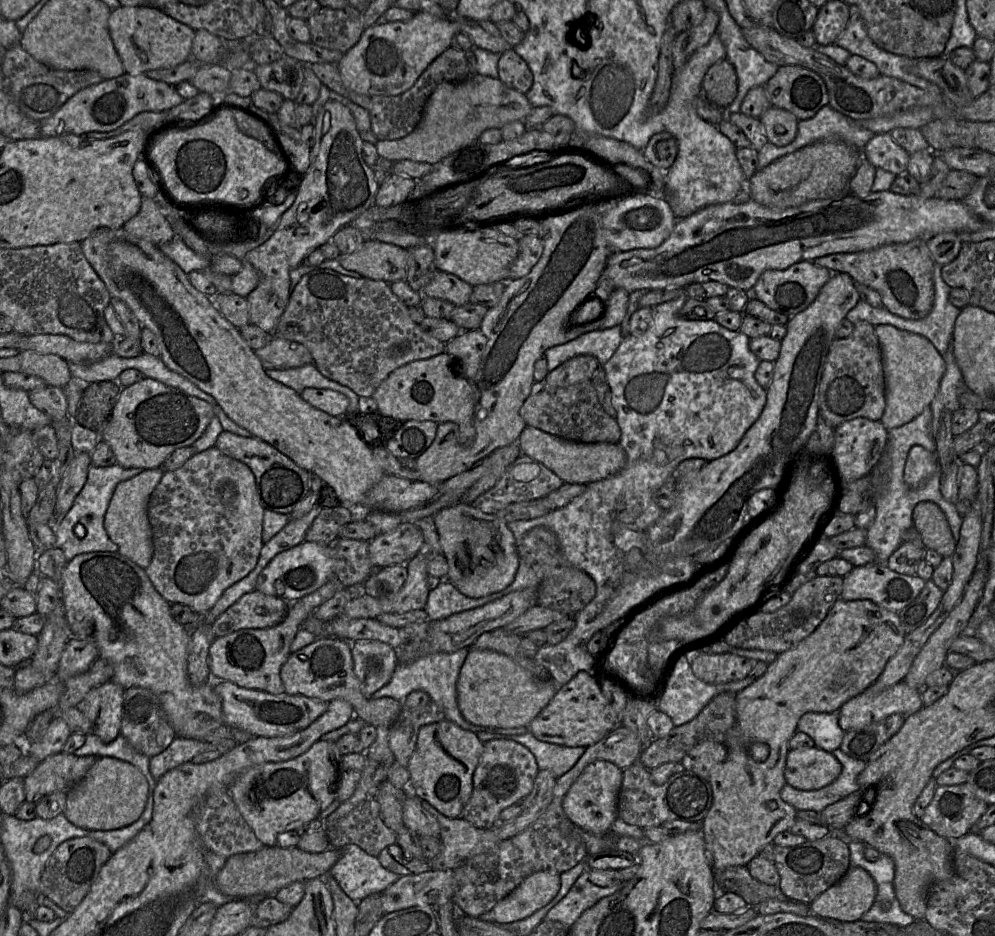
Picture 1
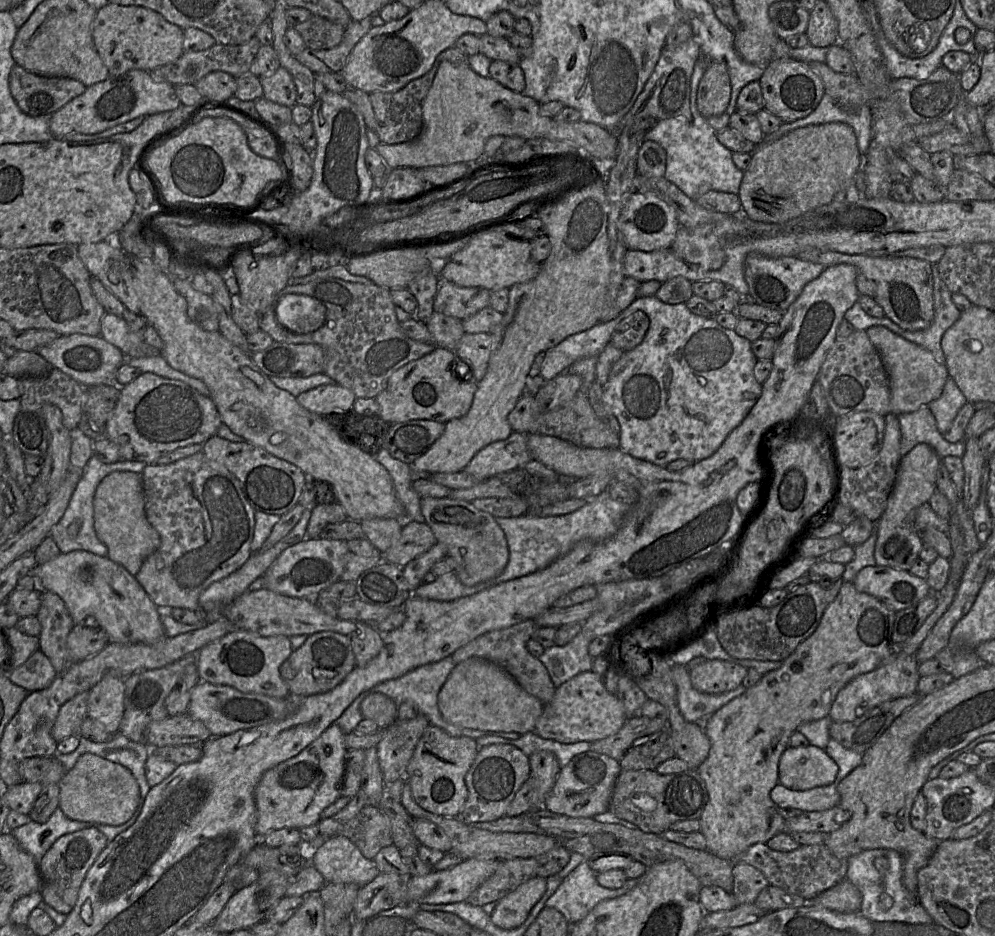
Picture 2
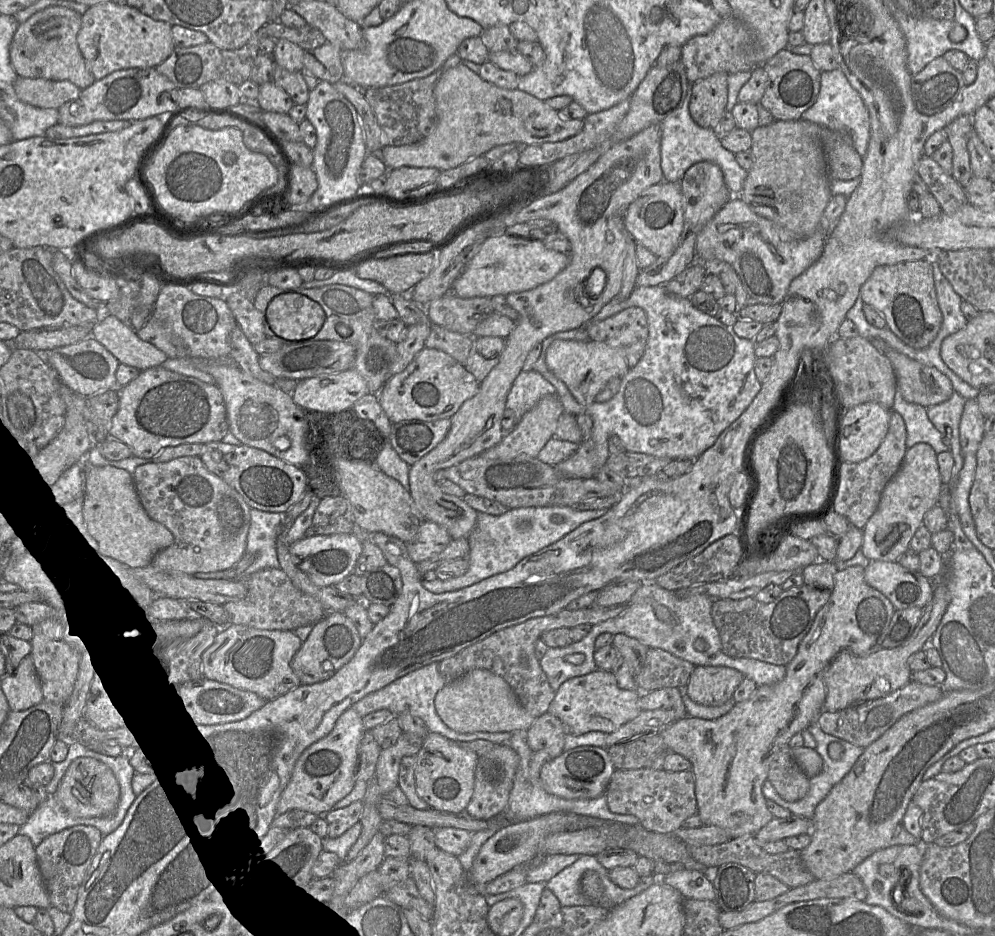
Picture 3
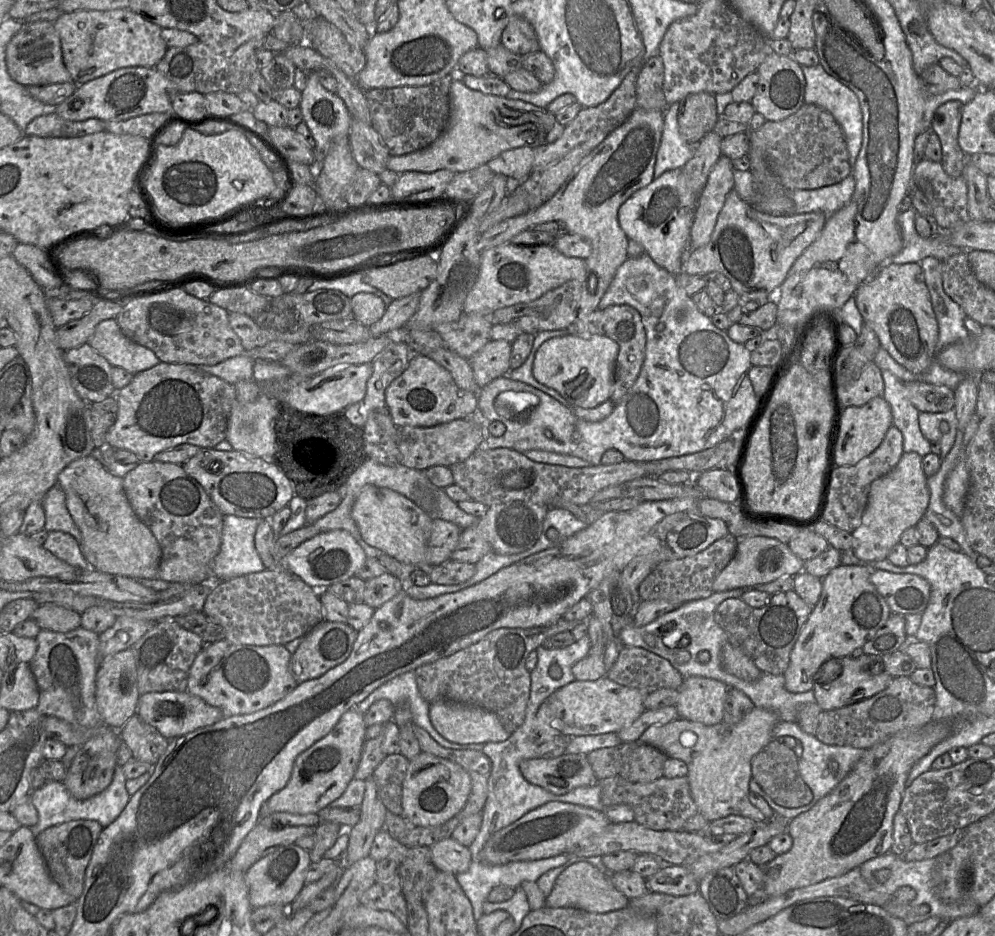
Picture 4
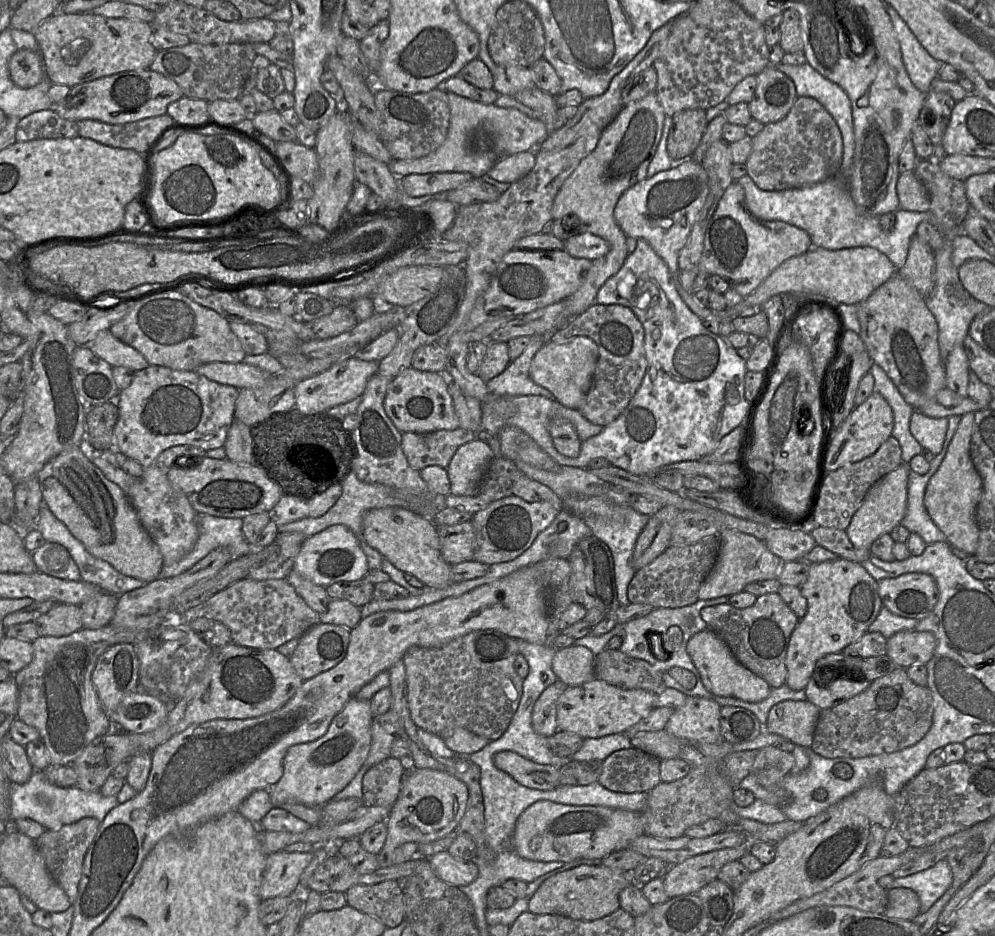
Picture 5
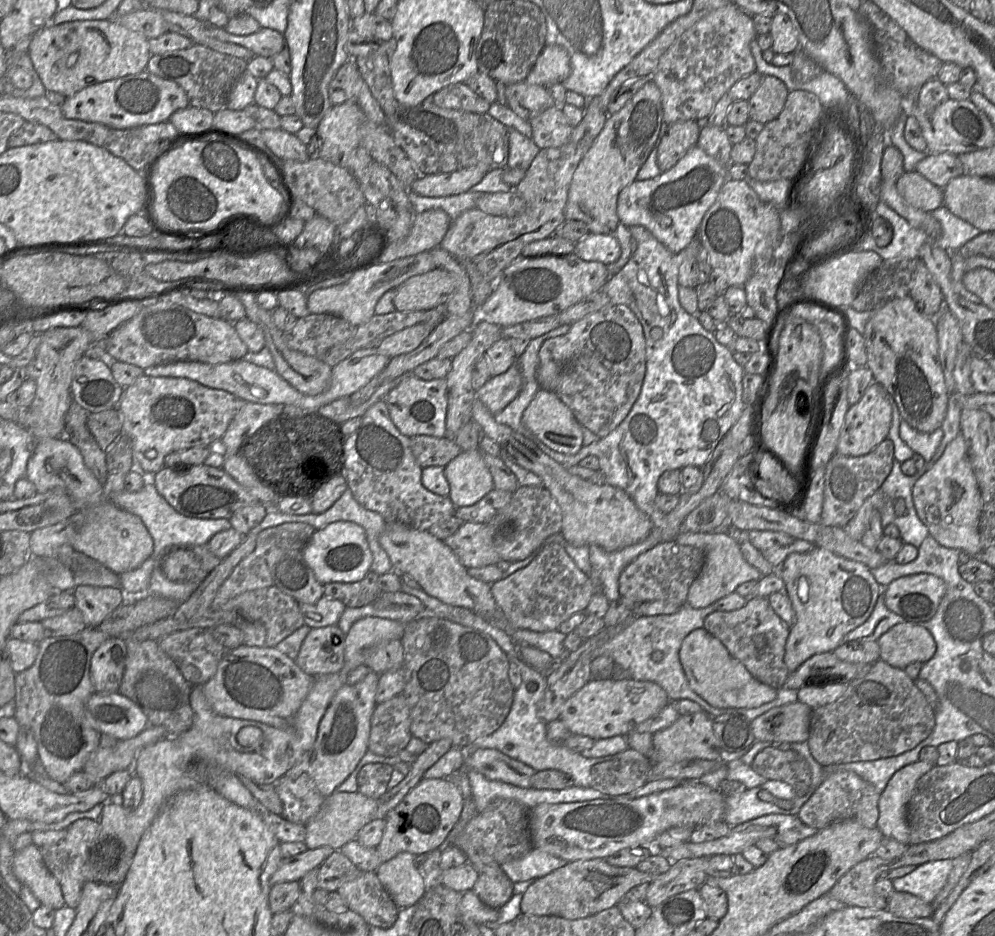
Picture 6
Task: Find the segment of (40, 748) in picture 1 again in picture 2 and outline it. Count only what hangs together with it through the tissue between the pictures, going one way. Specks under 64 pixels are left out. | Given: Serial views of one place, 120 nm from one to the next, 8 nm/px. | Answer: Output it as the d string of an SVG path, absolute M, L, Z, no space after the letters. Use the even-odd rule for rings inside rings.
M82 692L61 706L51 730L57 743L72 735L78 735L83 721L88 717L87 700L88 692Z

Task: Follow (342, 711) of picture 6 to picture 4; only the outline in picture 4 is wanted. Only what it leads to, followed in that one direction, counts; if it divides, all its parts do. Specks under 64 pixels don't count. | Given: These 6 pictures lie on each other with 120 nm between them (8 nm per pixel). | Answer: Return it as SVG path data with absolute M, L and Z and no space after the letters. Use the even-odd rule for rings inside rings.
M356 708L347 710L327 735L296 757L288 783L267 801L270 814L274 812L318 813L340 797L354 778L362 754L366 728L363 713Z

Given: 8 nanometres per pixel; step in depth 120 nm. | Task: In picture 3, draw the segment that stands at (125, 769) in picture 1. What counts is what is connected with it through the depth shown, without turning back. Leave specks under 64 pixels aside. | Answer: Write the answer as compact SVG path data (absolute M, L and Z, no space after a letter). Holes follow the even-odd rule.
M88 754L75 758L57 791L62 806L76 816L107 815L115 811L122 797L122 784L111 766Z

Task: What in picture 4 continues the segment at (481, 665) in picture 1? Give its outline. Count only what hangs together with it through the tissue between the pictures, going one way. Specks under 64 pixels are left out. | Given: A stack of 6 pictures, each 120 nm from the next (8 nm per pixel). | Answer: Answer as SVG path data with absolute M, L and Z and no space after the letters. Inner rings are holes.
M437 701L431 703L429 714L436 731L454 743L499 742L511 734L495 713L479 706Z

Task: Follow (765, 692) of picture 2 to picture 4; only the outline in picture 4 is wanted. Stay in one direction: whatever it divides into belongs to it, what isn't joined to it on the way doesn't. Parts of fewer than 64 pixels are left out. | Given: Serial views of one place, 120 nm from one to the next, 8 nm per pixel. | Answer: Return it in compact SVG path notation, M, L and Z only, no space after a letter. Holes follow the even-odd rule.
M838 565L822 578L822 592L795 642L784 672L785 688L791 693L813 689L814 676L831 658L858 653L892 614L870 582L871 570L858 565ZM754 707L736 724L720 722L708 726L679 718L664 725L648 727L638 741L659 749L668 758L686 763L691 796L698 813L709 822L730 815L766 821L766 816L748 798L751 761L773 739L772 730L778 722L780 719L775 712Z

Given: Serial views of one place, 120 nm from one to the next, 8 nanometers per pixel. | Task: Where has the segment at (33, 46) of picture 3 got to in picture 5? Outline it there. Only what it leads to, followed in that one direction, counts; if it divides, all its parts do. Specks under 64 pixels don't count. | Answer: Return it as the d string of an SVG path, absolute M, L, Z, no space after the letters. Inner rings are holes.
M21 49L9 60L9 73L20 88L32 88L46 78L41 54L38 50Z

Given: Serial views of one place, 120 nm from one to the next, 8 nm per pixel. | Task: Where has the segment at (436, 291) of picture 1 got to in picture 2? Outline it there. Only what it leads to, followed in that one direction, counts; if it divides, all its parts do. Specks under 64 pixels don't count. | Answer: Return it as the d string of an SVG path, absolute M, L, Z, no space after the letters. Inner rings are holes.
M442 281L434 299L433 309L465 320L483 308L490 307L491 291L480 287L461 287Z

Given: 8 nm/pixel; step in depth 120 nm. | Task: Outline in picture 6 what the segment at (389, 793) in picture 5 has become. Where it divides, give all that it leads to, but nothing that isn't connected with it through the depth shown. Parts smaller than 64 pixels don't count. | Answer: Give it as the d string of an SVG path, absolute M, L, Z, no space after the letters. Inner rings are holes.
M382 762L366 764L357 776L359 792L379 800L389 790L388 782L393 770L394 766Z

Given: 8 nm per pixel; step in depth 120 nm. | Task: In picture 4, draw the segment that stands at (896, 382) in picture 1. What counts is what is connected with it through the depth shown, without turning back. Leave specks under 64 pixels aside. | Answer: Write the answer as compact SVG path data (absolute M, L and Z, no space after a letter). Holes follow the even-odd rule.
M915 379L906 384L907 396L919 412L946 412L954 408L955 398L952 389Z

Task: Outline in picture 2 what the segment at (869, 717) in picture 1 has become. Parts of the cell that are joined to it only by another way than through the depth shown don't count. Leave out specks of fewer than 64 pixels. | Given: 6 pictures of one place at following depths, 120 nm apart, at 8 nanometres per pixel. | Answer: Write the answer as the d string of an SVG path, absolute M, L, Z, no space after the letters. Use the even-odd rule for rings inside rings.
M896 649L892 656L877 668L856 676L838 692L831 706L829 717L833 722L851 722L885 701L916 693L920 678L917 666L915 655L908 655Z

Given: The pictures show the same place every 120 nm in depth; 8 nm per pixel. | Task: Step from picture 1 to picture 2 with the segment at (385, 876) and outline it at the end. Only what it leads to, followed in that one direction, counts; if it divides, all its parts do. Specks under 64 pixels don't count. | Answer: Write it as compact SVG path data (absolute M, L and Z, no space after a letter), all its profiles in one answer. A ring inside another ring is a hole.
M334 835L308 851L309 863L324 877L325 883L352 883L362 887L380 874L375 862L365 858L347 837Z

